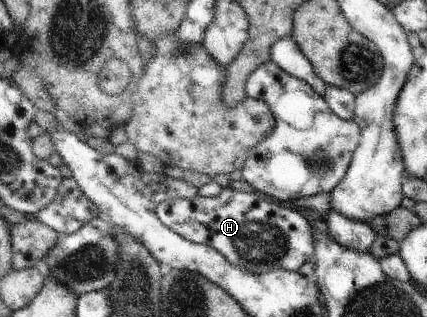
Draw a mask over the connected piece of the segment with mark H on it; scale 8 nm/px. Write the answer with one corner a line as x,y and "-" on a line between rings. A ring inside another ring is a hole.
229,187
215,197
203,197
197,194
194,198
166,199
155,210
160,222
171,228
176,234
189,241
211,246
234,266
241,266
251,273
264,274
276,269
298,271
305,262
312,260
315,251
313,227
292,204
285,204
269,198
260,198
259,193
245,193

